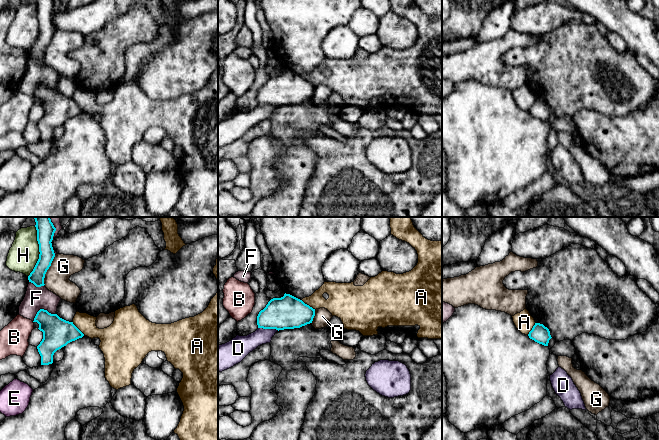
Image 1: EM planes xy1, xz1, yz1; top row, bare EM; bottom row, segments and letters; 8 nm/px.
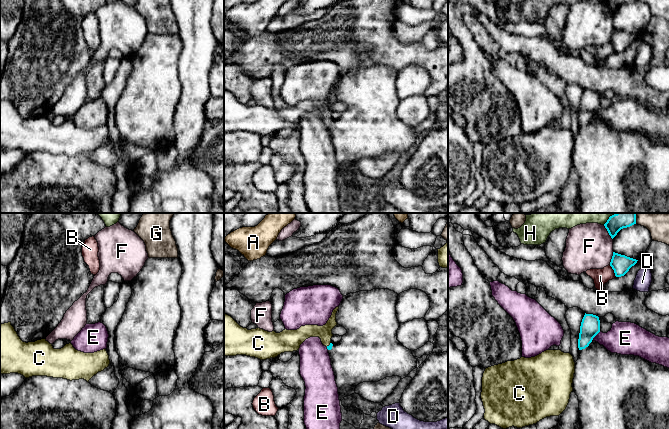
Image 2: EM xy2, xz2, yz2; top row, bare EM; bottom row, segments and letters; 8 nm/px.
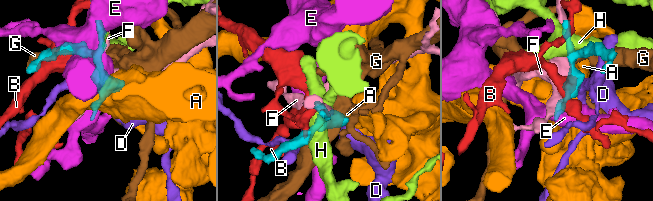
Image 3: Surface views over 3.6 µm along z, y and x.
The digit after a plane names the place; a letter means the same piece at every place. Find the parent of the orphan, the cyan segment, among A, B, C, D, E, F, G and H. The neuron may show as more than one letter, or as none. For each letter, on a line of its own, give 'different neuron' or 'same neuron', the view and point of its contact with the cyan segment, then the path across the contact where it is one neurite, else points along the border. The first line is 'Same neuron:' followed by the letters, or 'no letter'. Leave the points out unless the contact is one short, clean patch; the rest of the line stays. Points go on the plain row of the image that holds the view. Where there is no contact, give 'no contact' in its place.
Same neuron: C
A: different neuron | xz1 (308, 81) | along xz1 (301, 76), (315, 85)
B: different neuron | yz2 (614, 47) | along yz2 (609, 41), (616, 52)
C: same neuron | xz2 (329, 121) | across xz2 (329, 123), (329, 121), (324, 108)
D: different neuron | xz1 (268, 104)
E: different neuron | yz2 (595, 111) | along yz2 (600, 107), (591, 116)
F: different neuron | xy1 (41, 85)
G: different neuron | xy1 (47, 45)
H: different neuron | xy1 (39, 27)

